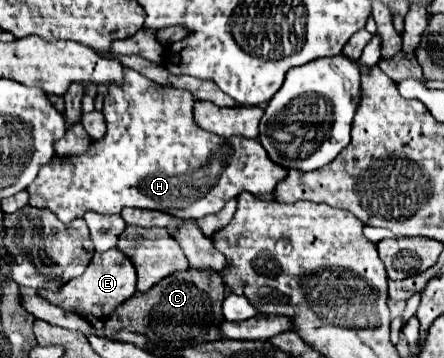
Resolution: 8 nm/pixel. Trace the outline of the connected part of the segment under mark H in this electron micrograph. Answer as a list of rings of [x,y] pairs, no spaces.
[[[124,68],[122,84],[112,82],[104,96],[104,122],[106,134],[98,142],[90,142],[88,150],[80,156],[58,158],[54,156],[48,164],[38,170],[38,176],[32,184],[26,186],[30,194],[28,206],[46,208],[58,216],[62,224],[68,224],[76,218],[82,218],[84,212],[98,214],[120,214],[122,208],[144,208],[144,210],[160,210],[174,218],[202,218],[208,214],[216,214],[224,208],[228,200],[238,196],[240,192],[252,194],[270,194],[276,184],[286,178],[286,170],[276,166],[258,140],[248,140],[242,136],[222,138],[202,130],[194,122],[192,114],[194,96],[188,90],[178,90],[172,86],[162,86],[136,70]]]

